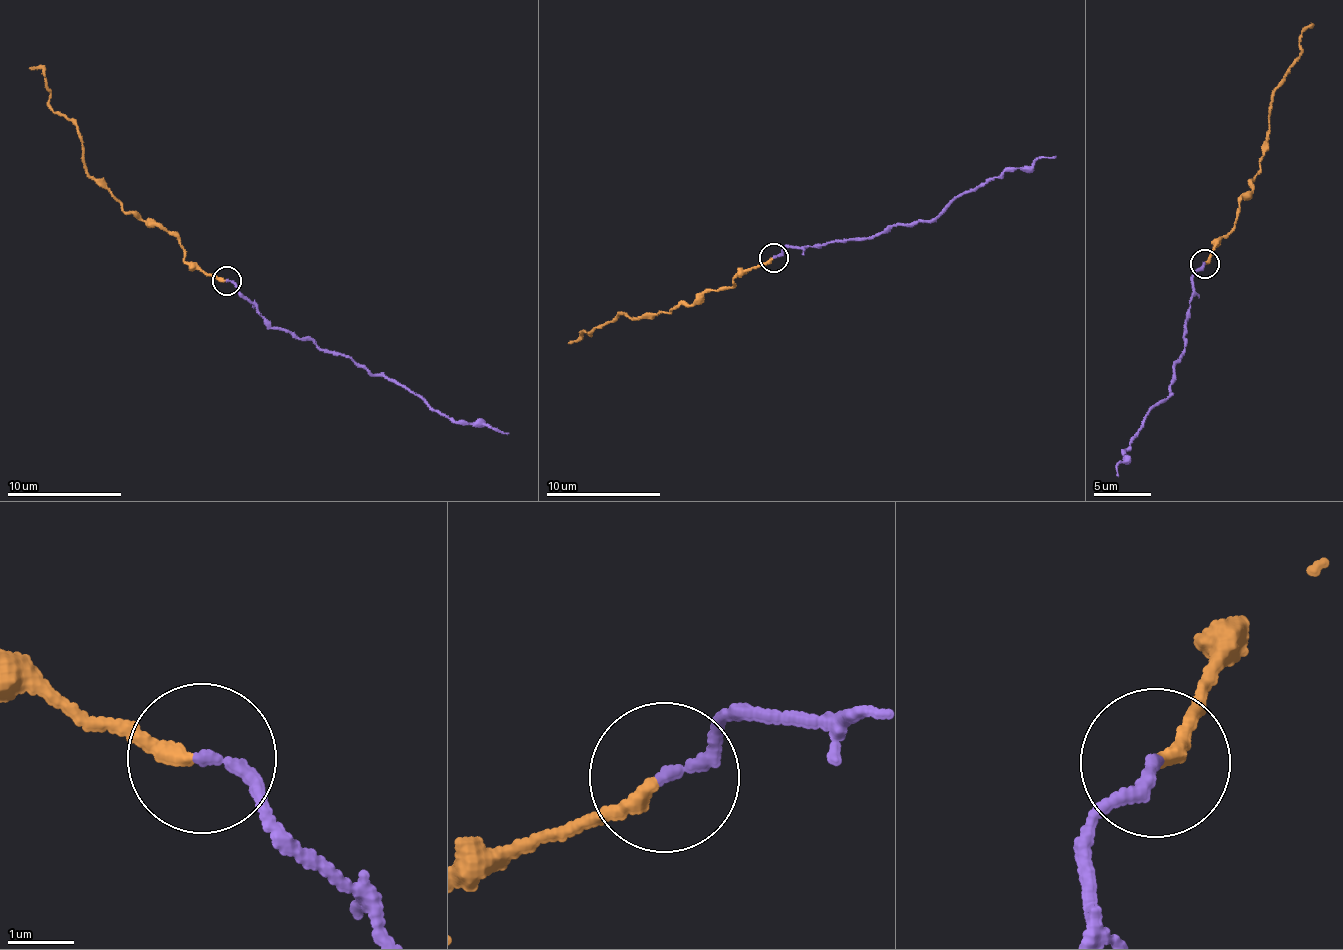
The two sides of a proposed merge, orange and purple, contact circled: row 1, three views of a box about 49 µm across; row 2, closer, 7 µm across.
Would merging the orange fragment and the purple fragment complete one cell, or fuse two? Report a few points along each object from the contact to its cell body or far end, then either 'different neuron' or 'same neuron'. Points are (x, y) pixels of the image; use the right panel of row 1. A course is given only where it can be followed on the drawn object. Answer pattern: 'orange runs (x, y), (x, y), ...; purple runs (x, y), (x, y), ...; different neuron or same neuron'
orange runs (1203, 263), (1253, 188), (1261, 149), (1270, 134), (1272, 93), (1302, 51), (1303, 30), (1313, 26); purple runs (1204, 264), (1192, 280), (1186, 346), (1170, 391), (1152, 406), (1123, 452), (1127, 459), (1115, 470), (1117, 476); different neuron

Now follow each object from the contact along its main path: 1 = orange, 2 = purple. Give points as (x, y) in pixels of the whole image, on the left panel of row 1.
1: (224, 281), (193, 269), (174, 235), (128, 215), (87, 173), (81, 134), (51, 109), (43, 72), (30, 70)
2: (227, 281), (274, 328), (349, 356), (373, 374), (405, 385), (457, 424), (480, 422), (508, 434)

